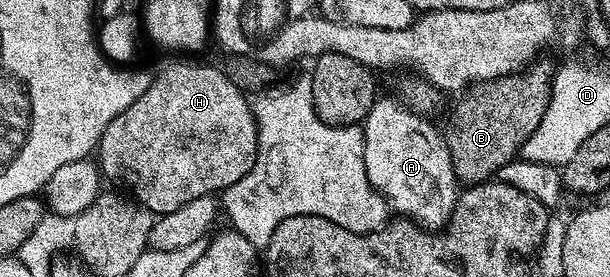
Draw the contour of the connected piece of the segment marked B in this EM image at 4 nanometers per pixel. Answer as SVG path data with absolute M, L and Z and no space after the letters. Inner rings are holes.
M533 64L519 74L481 82L463 95L465 98L448 118L448 127L442 130L458 183L475 184L495 179L502 167L519 155L534 128L538 128L552 95L554 77L551 69L548 71L540 65Z

